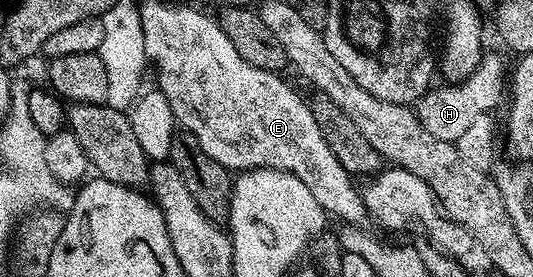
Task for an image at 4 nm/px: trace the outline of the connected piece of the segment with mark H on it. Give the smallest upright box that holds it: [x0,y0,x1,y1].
[414,57,504,143]

